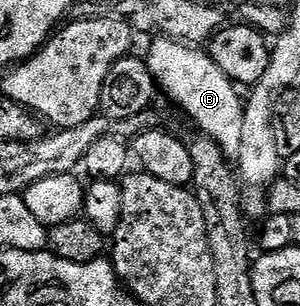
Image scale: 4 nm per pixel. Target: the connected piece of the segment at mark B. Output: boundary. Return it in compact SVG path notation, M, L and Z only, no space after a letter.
M165 37L152 40L145 61L154 85L195 122L202 135L216 142L229 163L236 163L245 117L244 99L239 96L236 84L217 66L208 51Z

